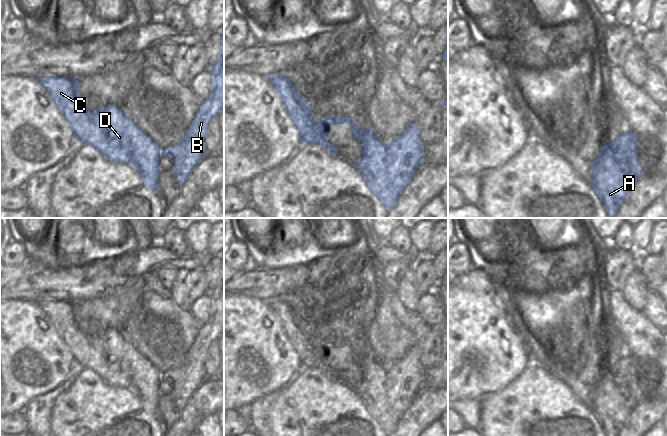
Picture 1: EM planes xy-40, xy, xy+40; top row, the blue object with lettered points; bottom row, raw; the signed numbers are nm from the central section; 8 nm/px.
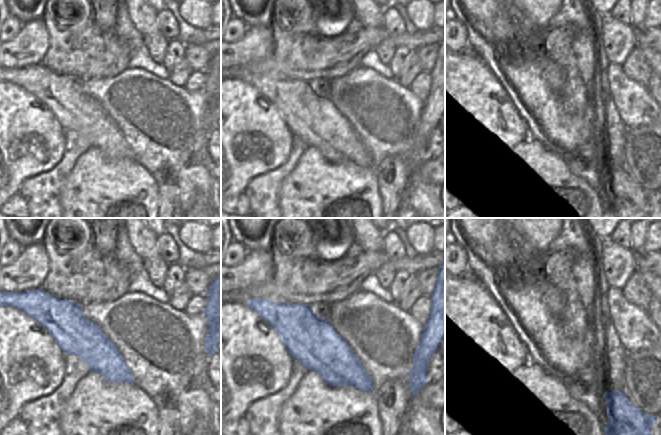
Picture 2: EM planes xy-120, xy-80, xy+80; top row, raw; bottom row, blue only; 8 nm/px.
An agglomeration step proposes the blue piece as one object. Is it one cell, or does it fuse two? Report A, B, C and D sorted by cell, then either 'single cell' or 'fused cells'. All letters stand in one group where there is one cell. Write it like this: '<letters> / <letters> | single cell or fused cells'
A C D / B | fused cells

